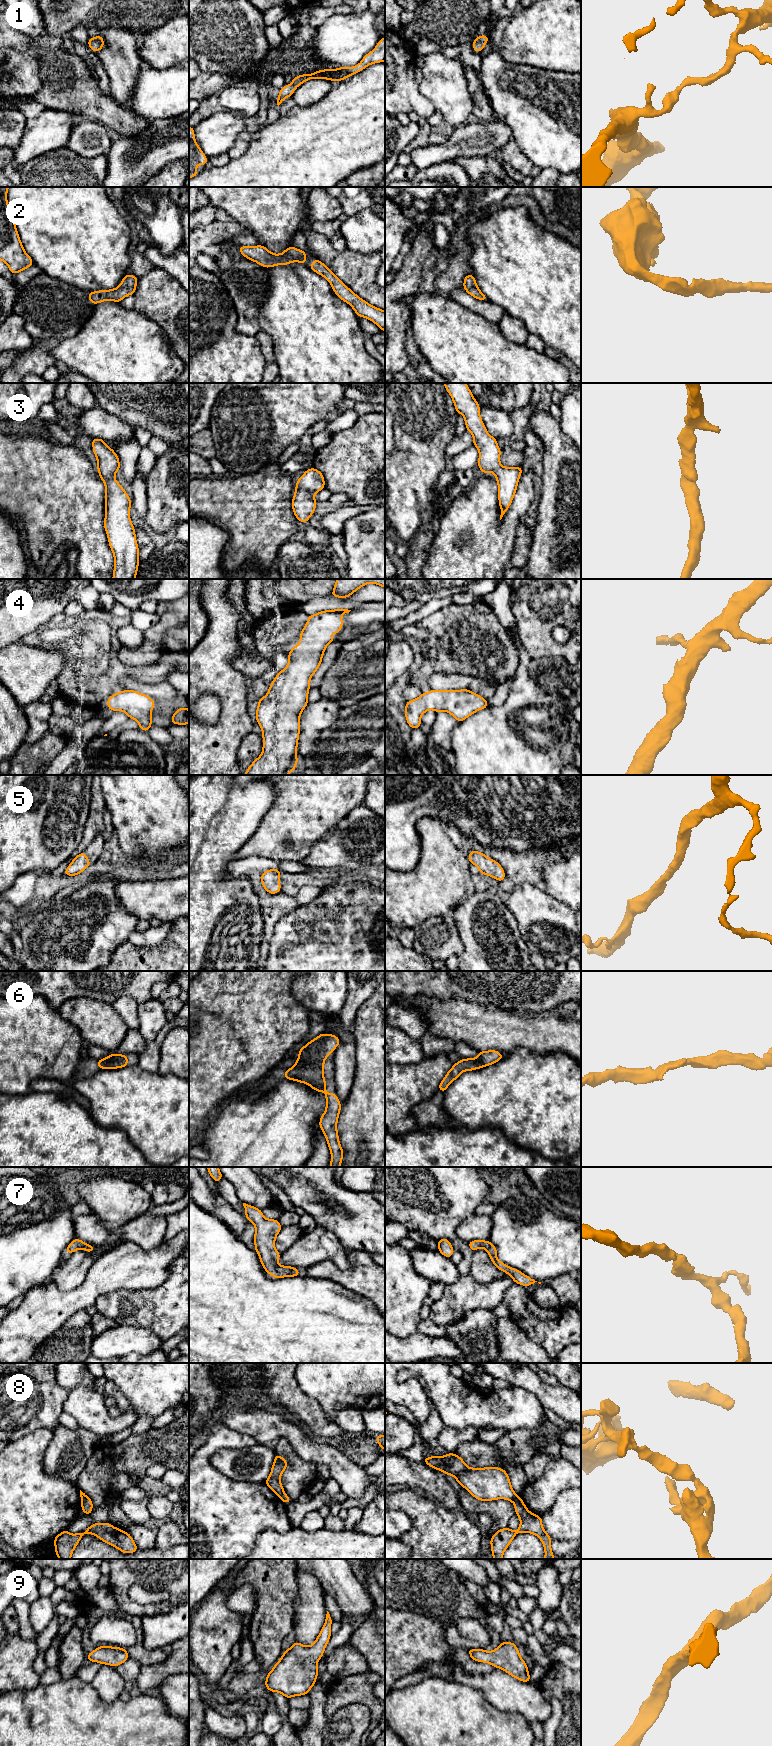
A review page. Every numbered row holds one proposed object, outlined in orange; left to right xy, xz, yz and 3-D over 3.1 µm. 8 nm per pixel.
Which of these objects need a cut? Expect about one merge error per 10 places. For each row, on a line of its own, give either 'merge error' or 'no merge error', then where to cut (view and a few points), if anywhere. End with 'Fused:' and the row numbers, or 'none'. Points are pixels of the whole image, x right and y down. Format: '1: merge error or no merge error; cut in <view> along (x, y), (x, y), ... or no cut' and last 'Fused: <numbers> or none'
1: no merge error; no cut
2: no merge error; no cut
3: no merge error; no cut
4: no merge error; no cut
5: no merge error; no cut
6: no merge error; no cut
7: no merge error; no cut
8: merge error; cut in yz along (517, 1496), (513, 1502)
9: no merge error; no cut
Fused: 8

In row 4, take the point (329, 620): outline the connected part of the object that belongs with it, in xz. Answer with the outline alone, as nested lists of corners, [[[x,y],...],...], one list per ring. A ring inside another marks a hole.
[[[348,609],[320,611],[308,615],[297,646],[288,655],[288,664],[279,671],[268,693],[258,699],[256,721],[262,729],[261,755],[244,775],[288,775],[298,763],[297,746],[300,734],[300,715],[308,704],[310,679],[322,663],[327,645],[343,626],[341,616]]]

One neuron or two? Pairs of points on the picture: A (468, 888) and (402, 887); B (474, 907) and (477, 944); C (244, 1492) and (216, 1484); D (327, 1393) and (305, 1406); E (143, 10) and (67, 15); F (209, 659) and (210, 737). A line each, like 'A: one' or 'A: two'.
A: one
B: one
C: one
D: two
E: one
F: one

